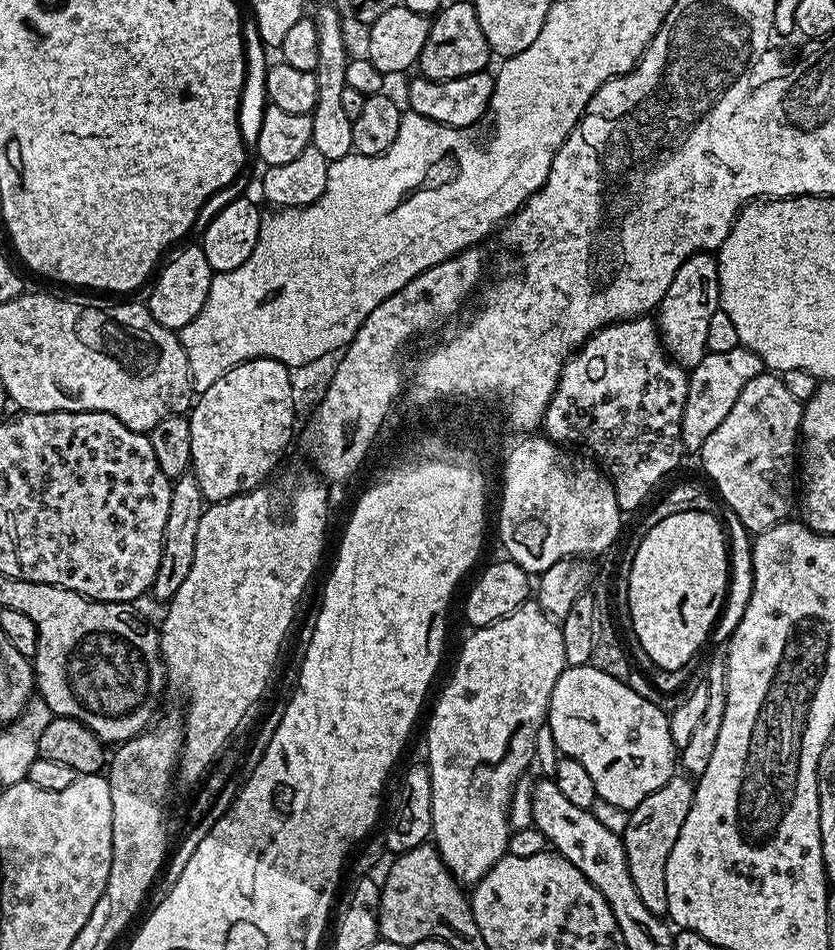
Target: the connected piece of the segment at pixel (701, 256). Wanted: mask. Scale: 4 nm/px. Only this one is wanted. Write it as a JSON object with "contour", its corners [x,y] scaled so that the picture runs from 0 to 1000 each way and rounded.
{"contour":[[[848,263],[834,265],[825,274],[817,276],[817,280],[812,280],[812,288],[807,288],[807,297],[802,297],[802,305],[798,305],[788,325],[790,359],[795,361],[801,375],[819,388],[828,389],[841,381],[843,372],[848,369],[846,351],[850,334],[860,327],[862,298],[857,271]]]}

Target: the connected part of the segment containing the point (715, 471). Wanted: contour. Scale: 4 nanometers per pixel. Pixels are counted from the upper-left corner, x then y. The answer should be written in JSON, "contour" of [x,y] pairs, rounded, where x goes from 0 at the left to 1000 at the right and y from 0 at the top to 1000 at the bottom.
{"contour":[[[929,394],[898,398],[889,415],[884,415],[884,423],[879,423],[874,436],[865,440],[865,445],[850,461],[846,461],[836,477],[844,499],[853,504],[856,521],[872,529],[873,537],[886,546],[887,554],[897,556],[901,562],[915,560],[922,554],[945,546],[950,542],[949,525],[956,522],[956,464],[963,431],[959,418],[953,418],[934,400],[938,399]]]}

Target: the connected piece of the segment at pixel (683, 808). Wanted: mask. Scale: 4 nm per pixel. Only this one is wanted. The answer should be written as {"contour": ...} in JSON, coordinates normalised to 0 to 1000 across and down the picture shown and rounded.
{"contour":[[[805,816],[788,832],[783,832],[783,836],[769,840],[769,844],[753,854],[752,868],[745,877],[754,924],[759,924],[759,937],[764,937],[764,945],[769,945],[774,958],[792,966],[800,963],[798,903],[802,903],[802,895],[807,895],[807,886],[812,886],[817,865],[822,865],[822,857],[826,857],[832,835],[830,822],[823,816]]]}

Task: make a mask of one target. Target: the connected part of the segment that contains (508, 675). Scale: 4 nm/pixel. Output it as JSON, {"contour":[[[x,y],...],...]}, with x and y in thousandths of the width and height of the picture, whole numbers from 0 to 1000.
{"contour":[[[630,634],[623,640],[617,640],[610,648],[600,653],[593,653],[590,657],[581,661],[569,662],[566,669],[551,682],[551,692],[546,695],[546,704],[532,724],[532,729],[522,737],[517,745],[517,755],[513,758],[513,814],[515,815],[515,827],[517,828],[517,879],[520,892],[527,898],[527,906],[537,913],[537,917],[546,923],[556,933],[569,933],[581,920],[608,897],[610,851],[613,844],[614,831],[626,814],[637,804],[642,796],[642,778],[647,775],[647,766],[653,765],[656,756],[656,744],[663,722],[668,714],[675,708],[675,677],[673,676],[673,663],[669,656],[662,649],[653,646],[647,637],[641,634]]]}

